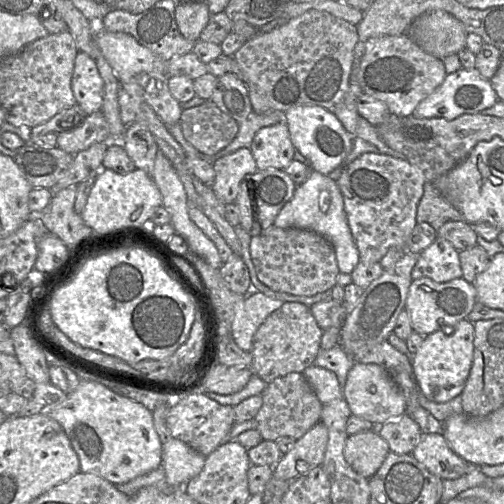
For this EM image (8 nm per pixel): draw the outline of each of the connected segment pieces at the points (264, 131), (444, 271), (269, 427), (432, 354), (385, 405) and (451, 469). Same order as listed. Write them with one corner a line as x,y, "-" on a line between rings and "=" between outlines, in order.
286,122
260,128
253,138
250,150
258,170
284,170
294,160
295,152
=
436,237
431,245
419,253
411,277
412,280
427,277
437,283
462,278
459,252
447,240
=
290,373
275,379
267,384
261,396
263,403
254,420
263,440
276,442
281,437
298,440
320,422
323,404
302,373
=
467,319
459,321
450,333
436,331
424,337
411,360
414,379
423,396
432,402
446,403
462,393
472,366
473,340
474,323
=
373,363
354,364
347,375
343,399
347,402
353,416
365,419
375,426
397,419
406,413
406,400
403,394
389,373
382,366
=
421,433
411,455
427,471
442,480
457,479
469,470
470,464
450,448
442,433

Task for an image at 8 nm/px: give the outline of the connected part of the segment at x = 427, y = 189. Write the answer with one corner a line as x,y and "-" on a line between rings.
425,182
419,201
416,222
427,222
436,231
448,221
465,221
463,215
453,207
431,182

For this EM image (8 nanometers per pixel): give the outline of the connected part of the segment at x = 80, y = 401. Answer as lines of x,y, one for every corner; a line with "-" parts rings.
80,381
65,400
44,406
41,413
55,419
64,429
78,455
80,472
94,473
119,485
162,465
163,444
154,429
152,411
100,383

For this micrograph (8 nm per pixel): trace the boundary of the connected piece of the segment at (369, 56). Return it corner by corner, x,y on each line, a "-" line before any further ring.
407,34
383,35
367,42
360,62
358,82
365,92
383,101
391,114
408,116
446,77
444,63
422,50

